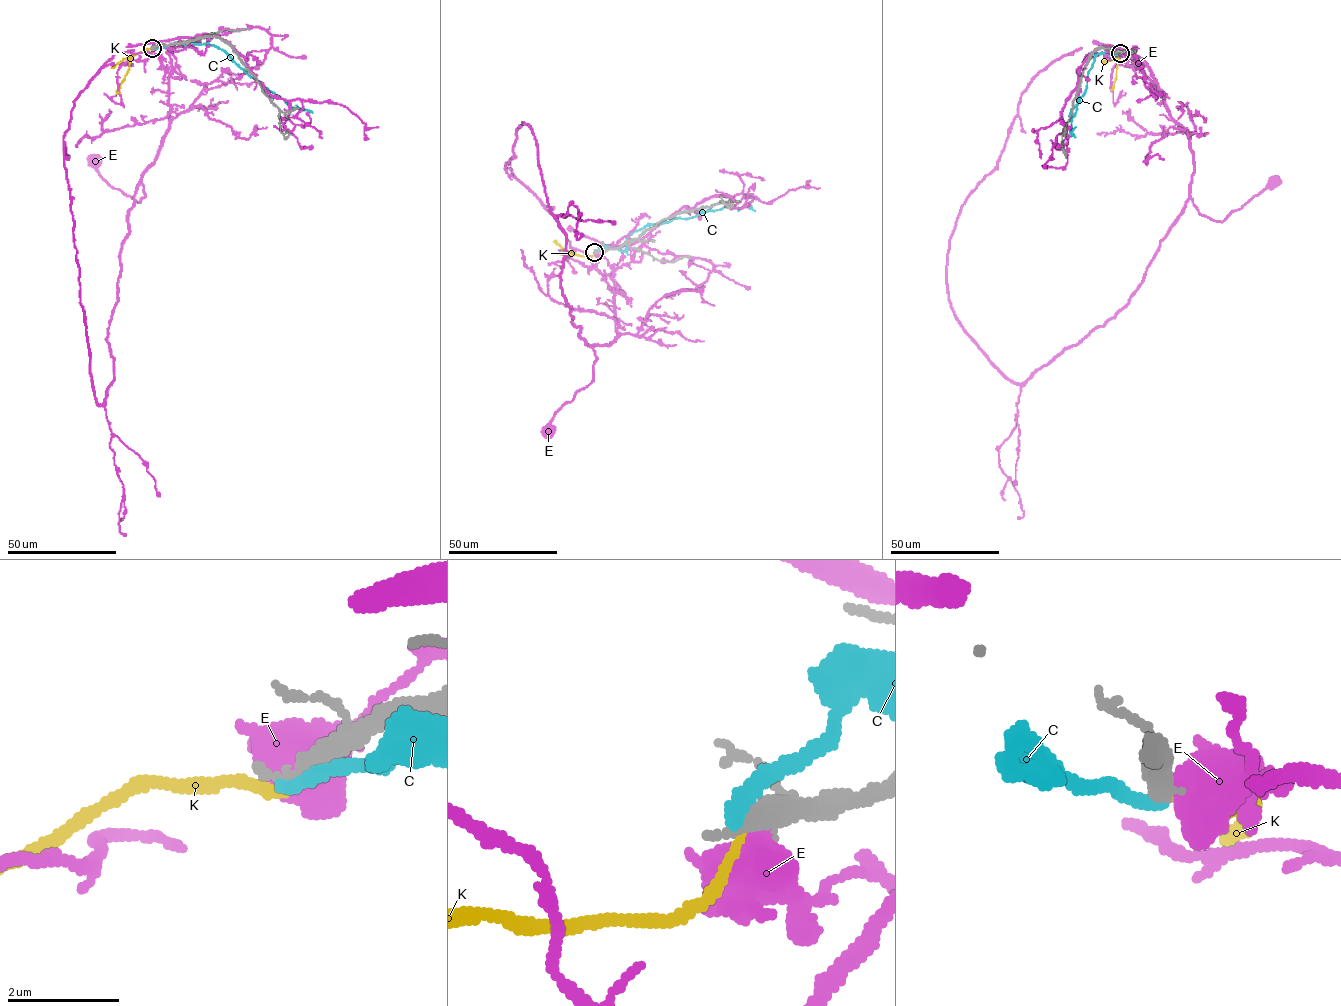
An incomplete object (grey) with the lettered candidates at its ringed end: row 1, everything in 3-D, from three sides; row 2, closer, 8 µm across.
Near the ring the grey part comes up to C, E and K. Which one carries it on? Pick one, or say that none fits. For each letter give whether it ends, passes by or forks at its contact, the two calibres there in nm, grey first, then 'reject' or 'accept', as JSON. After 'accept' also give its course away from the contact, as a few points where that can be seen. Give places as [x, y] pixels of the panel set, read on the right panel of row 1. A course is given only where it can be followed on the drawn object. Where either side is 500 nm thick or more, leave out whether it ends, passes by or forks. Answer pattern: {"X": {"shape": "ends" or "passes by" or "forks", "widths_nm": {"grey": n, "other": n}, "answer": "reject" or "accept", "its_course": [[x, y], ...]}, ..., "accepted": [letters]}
{"C": {"shape": "ends", "widths_nm": {"grey": 380, "other": 280}, "answer": "reject"}, "E": {"widths_nm": {"grey": 320, "other": 500}, "answer": "reject"}, "K": {"shape": "ends", "widths_nm": {"grey": 380, "other": 200}, "answer": "reject"}, "accepted": []}

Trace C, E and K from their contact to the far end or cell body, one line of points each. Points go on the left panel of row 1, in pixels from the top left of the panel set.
C: (152, 49), (175, 42), (217, 46), (291, 107), (312, 112)
E: (153, 48), (169, 48), (170, 109), (163, 144), (141, 178), (145, 196), (134, 201), (112, 188), (93, 159)
K: (153, 48), (131, 57), (116, 94)

